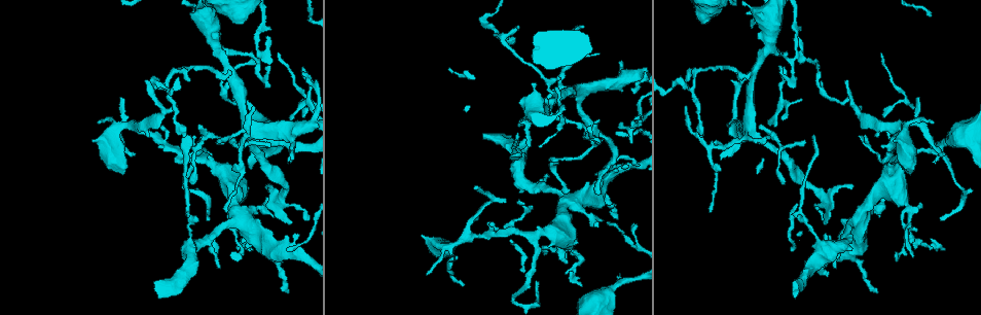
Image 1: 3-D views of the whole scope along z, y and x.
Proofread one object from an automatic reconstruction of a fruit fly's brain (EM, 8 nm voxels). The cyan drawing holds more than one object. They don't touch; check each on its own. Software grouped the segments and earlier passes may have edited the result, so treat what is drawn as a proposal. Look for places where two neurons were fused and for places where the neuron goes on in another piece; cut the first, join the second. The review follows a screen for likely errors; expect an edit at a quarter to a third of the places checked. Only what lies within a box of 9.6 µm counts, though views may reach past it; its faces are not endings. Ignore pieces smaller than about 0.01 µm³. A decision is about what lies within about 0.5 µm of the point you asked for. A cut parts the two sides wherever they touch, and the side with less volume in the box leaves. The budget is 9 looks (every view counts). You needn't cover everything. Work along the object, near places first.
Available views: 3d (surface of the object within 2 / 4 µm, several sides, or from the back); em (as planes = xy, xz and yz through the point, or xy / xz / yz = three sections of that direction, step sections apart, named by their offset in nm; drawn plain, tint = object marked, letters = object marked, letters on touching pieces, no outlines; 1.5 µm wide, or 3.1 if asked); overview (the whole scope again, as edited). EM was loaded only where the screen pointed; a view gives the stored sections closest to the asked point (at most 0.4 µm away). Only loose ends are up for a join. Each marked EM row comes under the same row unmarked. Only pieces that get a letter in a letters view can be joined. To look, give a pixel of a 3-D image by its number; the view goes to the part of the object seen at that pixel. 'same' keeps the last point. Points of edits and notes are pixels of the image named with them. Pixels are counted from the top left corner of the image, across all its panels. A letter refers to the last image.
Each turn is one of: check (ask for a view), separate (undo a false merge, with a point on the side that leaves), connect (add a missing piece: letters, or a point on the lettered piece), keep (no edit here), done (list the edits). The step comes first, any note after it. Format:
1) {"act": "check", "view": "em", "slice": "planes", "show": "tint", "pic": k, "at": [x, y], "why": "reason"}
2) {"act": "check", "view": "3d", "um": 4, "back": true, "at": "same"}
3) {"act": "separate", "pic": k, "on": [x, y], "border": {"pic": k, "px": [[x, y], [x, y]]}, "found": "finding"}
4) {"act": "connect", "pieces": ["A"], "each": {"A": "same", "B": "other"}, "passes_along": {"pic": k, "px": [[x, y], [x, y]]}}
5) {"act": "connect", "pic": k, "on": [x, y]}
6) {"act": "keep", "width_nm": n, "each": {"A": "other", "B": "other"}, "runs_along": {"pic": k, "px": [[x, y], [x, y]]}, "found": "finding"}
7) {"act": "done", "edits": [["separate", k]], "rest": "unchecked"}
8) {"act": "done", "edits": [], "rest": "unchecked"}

{"act": "check", "view": "3d", "um": 2, "back": true, "pic": 1, "at": [935, 164], "why": "branch stops here"}

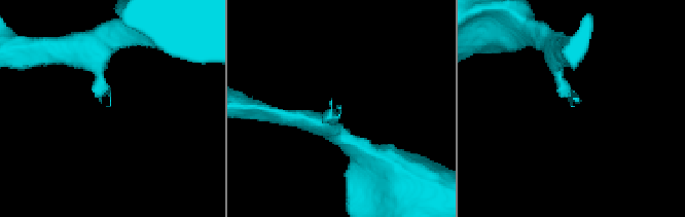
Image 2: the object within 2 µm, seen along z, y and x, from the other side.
{"act": "check", "view": "em", "slice": "planes", "show": "letters", "pic": 2, "at": [574, 106], "why": "shape alone is not enough"}

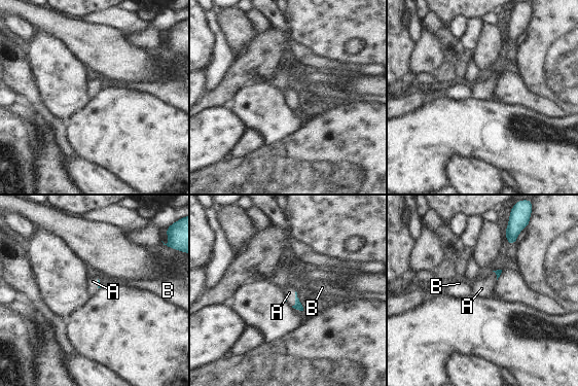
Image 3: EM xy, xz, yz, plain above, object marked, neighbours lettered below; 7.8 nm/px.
{"act": "connect", "pieces": ["A"], "longest_contact_nm": ["A", 120], "each": {"A": "same", "B": "other"}, "found": "it goes on there"}

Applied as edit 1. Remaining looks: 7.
{"act": "check", "view": "overview", "why": "see it whole again"}

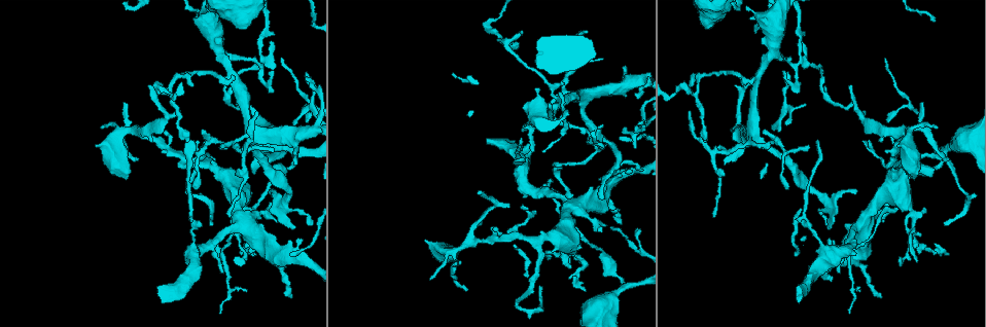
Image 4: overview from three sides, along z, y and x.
{"act": "check", "view": "em", "slice": "planes", "show": "letters", "pic": 4, "at": [453, 262], "why": "thin end"}

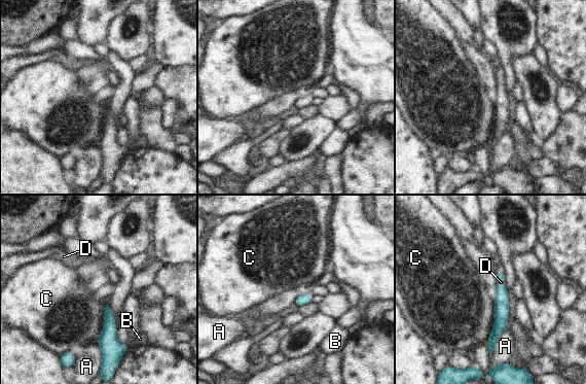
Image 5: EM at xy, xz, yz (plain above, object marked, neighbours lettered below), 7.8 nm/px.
{"act": "connect", "pieces": ["D"], "each": {"A": "other", "B": "other", "C": "other", "D": "same"}, "passes_along": {"pic": 5, "px": [[501, 305], [500, 274], [499, 269]]}, "found": "the neuron continues"}

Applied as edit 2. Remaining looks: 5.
{"act": "check", "view": "overview", "why": "see it whole again"}

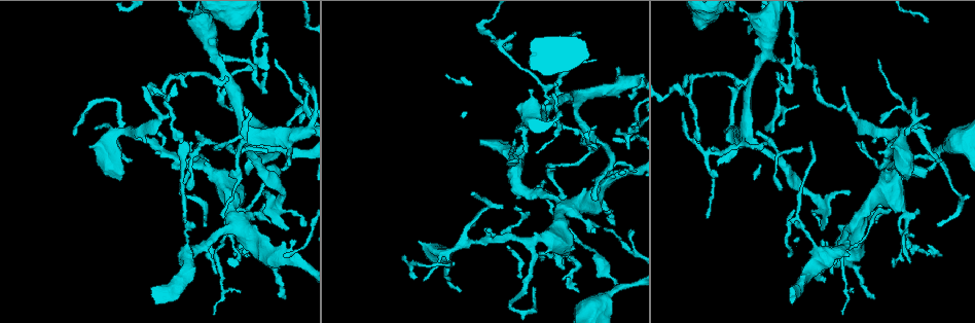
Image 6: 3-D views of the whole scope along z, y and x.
{"act": "check", "view": "3d", "um": 2, "back": true, "pic": 6, "at": [512, 47]}

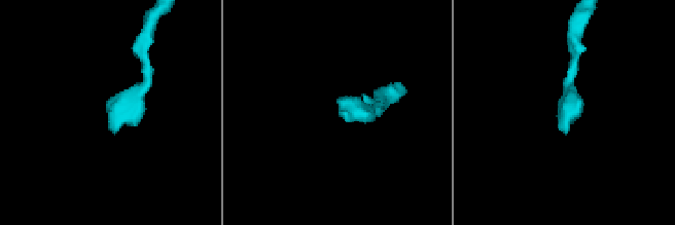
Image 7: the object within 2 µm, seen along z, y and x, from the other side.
{"act": "check", "view": "em", "slice": "planes", "show": "letters", "pic": 7, "at": [565, 132]}

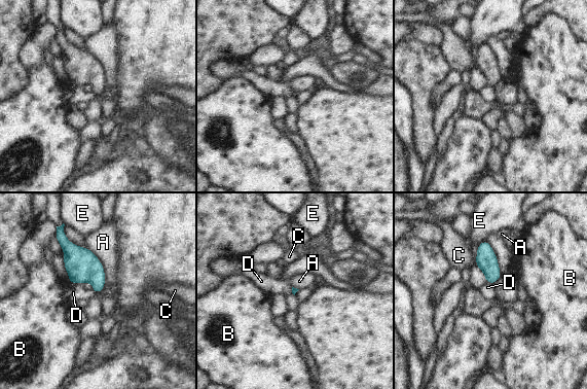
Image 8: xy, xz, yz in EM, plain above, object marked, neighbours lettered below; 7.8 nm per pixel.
{"act": "keep", "each": {"A": "other", "B": "other", "C": "other", "D": "other", "E": "other"}, "border": {"pic": 8, "px": [[70, 282], [81, 284]]}, "found": "no lettered piece goes on from it"}

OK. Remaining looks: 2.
{"act": "done", "edits": [["connect", 3], ["connect", 5]], "rest": "unchecked"}

